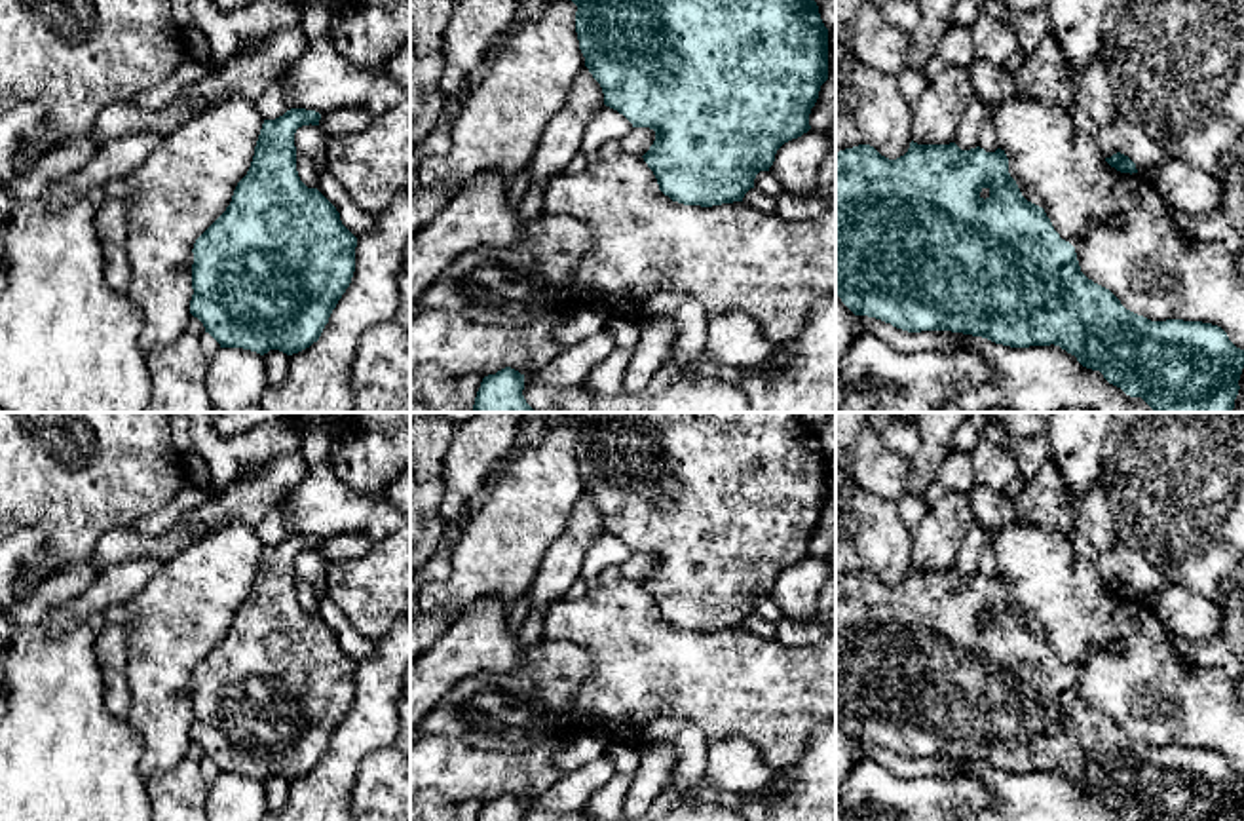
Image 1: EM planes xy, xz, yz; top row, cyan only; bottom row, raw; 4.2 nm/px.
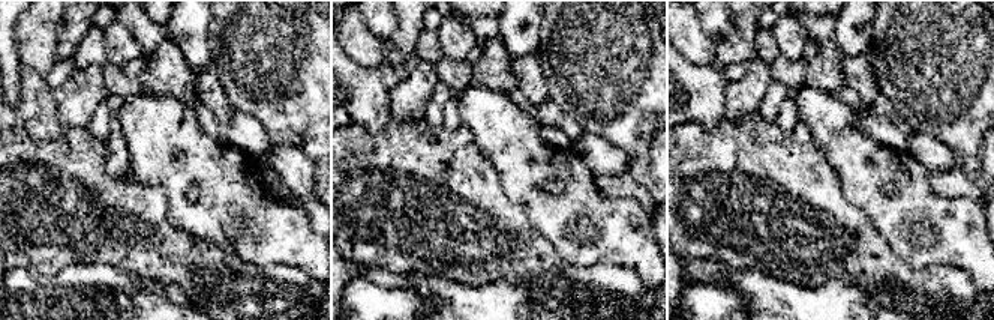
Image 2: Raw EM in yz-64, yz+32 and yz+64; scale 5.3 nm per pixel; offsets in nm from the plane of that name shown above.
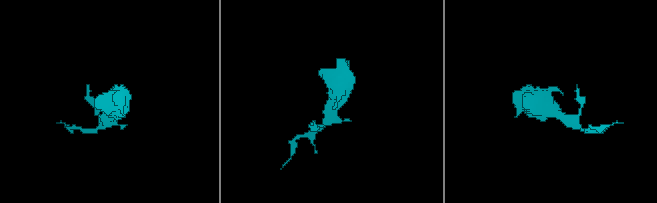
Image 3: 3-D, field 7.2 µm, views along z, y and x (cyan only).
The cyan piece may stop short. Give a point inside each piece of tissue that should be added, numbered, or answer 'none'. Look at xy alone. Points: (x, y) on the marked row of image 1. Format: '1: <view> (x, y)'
none

